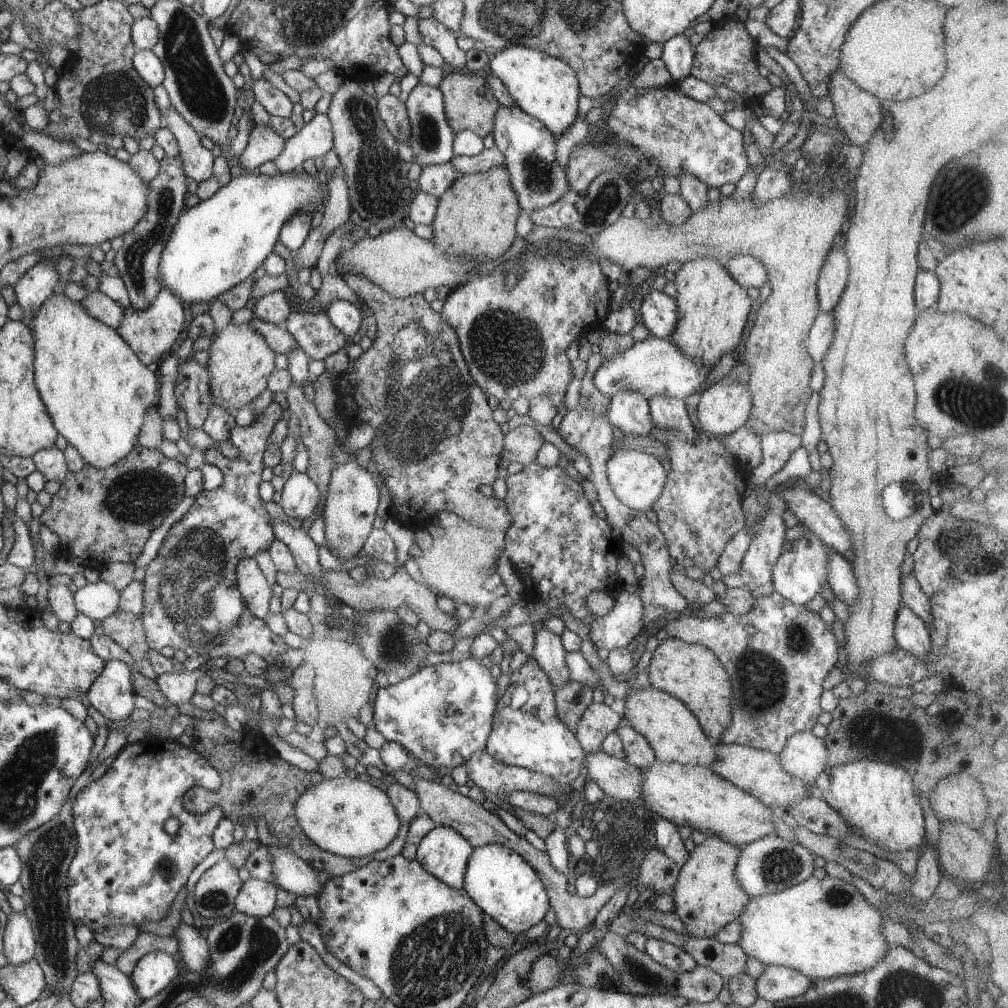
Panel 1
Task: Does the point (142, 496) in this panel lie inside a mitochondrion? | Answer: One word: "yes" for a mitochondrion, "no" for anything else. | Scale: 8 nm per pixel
yes

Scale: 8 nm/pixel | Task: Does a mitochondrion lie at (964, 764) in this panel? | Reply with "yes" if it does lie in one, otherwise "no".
no

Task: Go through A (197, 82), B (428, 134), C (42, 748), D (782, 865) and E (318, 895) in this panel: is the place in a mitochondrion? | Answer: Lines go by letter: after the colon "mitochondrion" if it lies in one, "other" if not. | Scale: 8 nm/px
A: mitochondrion
B: mitochondrion
C: mitochondrion
D: mitochondrion
E: other

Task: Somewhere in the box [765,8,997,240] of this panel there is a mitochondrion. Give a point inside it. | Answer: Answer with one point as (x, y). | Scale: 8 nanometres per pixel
(957, 190)

